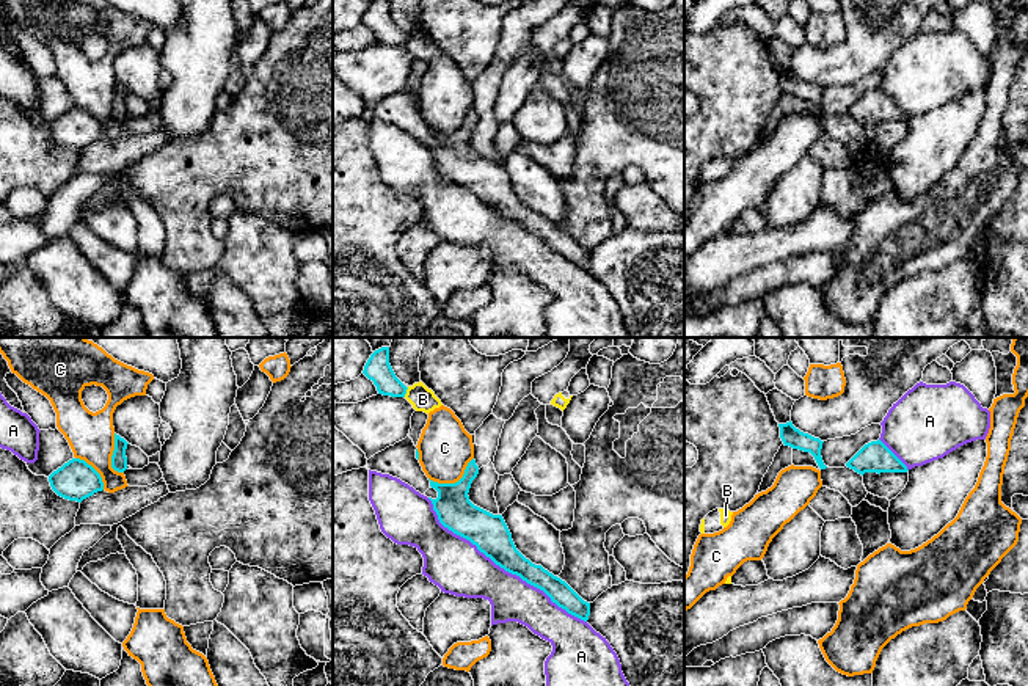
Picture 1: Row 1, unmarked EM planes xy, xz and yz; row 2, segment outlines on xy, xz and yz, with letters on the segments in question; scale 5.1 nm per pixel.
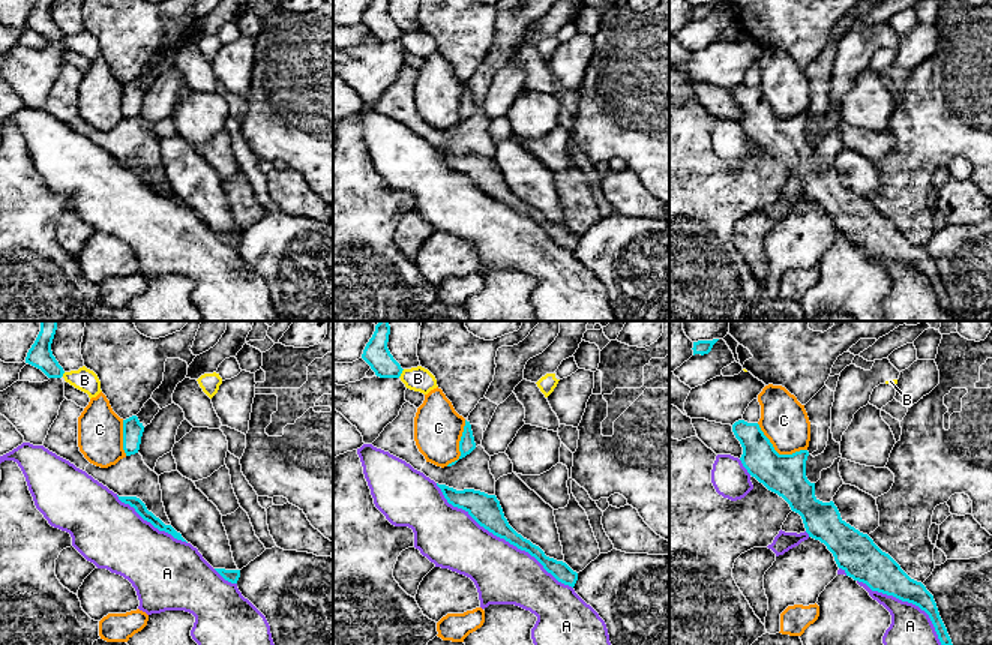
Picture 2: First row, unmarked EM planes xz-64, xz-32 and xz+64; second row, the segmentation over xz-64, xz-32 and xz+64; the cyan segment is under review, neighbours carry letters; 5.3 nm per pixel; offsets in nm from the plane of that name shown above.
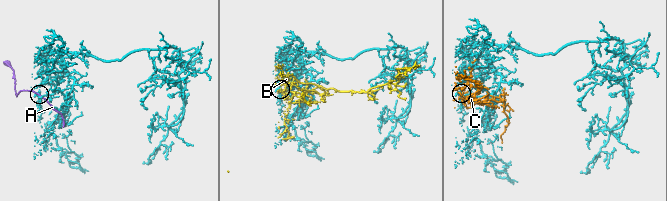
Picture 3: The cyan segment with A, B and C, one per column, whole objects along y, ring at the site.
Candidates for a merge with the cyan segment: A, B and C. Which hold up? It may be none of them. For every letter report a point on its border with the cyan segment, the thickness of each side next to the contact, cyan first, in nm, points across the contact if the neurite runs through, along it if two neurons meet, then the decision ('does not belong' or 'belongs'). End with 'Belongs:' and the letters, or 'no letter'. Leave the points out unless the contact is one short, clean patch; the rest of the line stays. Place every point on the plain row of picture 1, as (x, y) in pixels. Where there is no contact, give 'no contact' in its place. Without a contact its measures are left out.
A: meets cyan in xz at (501, 215); 190 nm thick on the cyan side, 280 nm on the other; does not belong
B: meets cyan in xz at (405, 41); 130 nm thick on the cyan side, 130 nm on the other; does not belong
C: meets cyan in xz at (455, 131); 190 nm thick on the cyan side, 280 nm on the other; border along xz (473, 105), (457, 129), (433, 131), (429, 127); does not belong
Belongs: no letter

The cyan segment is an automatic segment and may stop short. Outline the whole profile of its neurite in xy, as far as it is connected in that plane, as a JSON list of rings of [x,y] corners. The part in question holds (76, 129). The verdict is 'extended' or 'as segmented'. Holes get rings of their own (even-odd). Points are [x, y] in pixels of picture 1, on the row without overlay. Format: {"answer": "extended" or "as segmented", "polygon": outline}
{"answer": "as segmented", "polygon": [[[72,107],[53,119],[49,130],[58,144],[77,151],[104,138],[100,122],[80,107]]]}

